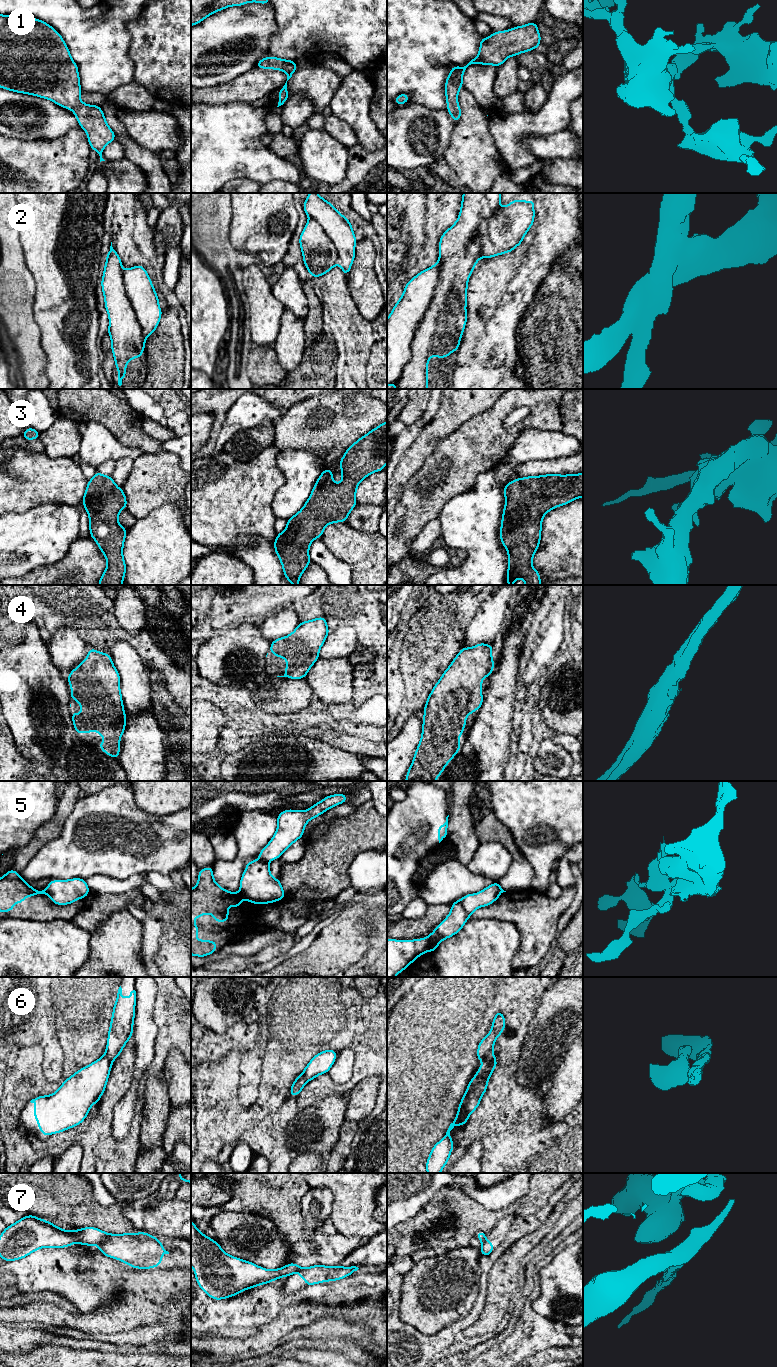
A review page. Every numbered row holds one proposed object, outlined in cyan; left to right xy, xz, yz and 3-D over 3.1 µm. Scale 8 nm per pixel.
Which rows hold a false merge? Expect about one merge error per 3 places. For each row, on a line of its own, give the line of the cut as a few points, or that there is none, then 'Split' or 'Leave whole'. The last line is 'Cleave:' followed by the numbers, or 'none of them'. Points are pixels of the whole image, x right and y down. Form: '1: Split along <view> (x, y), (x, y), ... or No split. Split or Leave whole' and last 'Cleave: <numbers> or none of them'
1: No split. Leave whole
2: Split along yz (438, 261), (435, 293), (416, 329), (411, 359), (394, 383). Split
3: No split. Leave whole
4: No split. Leave whole
5: Split along xz (240, 891), (242, 895). Split
6: Split along yz (493, 1054), (484, 1061). Split
7: Split along xy (110, 1234), (98, 1246). Split
Cleave: 2, 5, 6, 7

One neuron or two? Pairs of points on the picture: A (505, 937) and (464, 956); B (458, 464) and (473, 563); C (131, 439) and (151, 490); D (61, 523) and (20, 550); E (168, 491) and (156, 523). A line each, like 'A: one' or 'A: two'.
A: one
B: two
C: two
D: one
E: two

